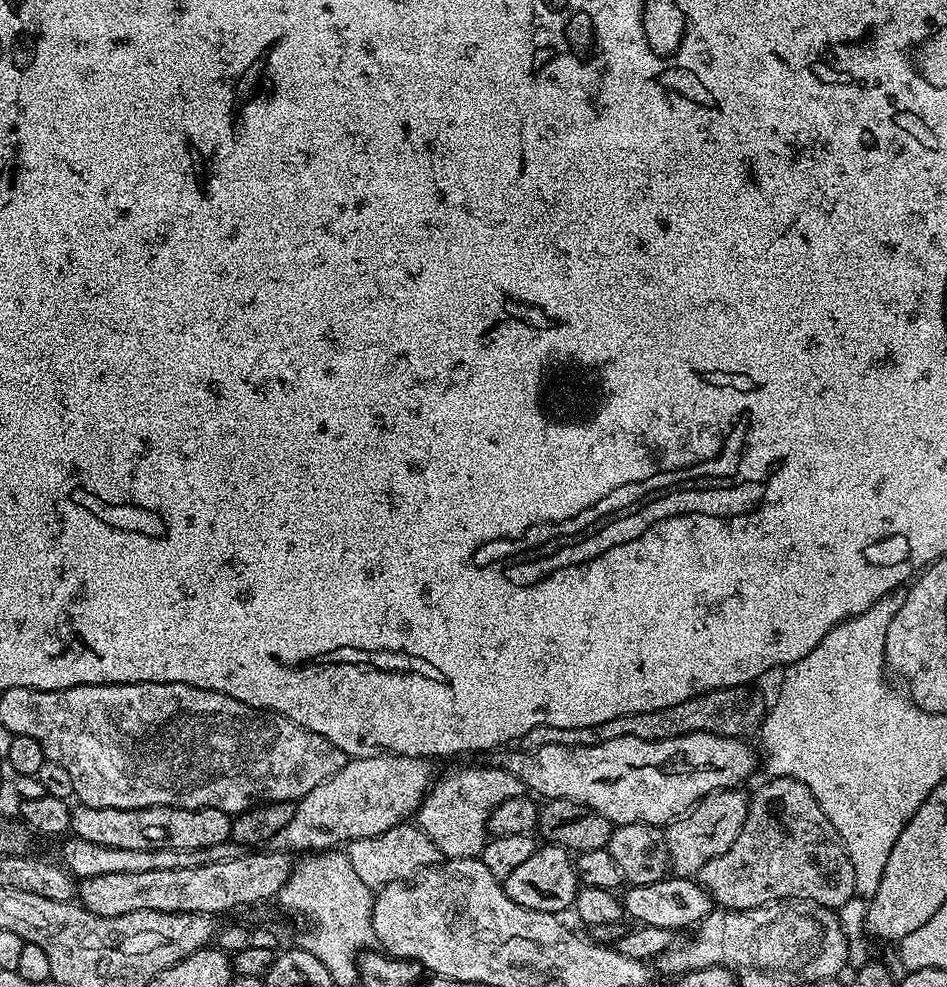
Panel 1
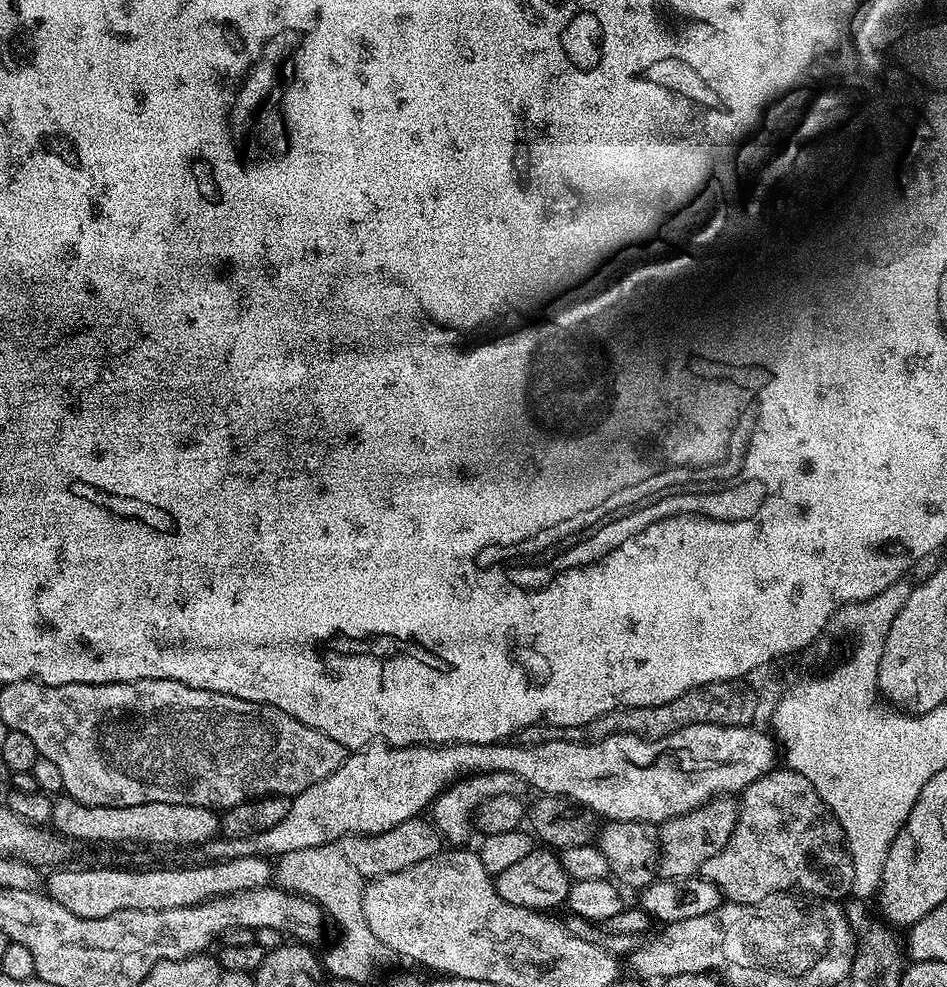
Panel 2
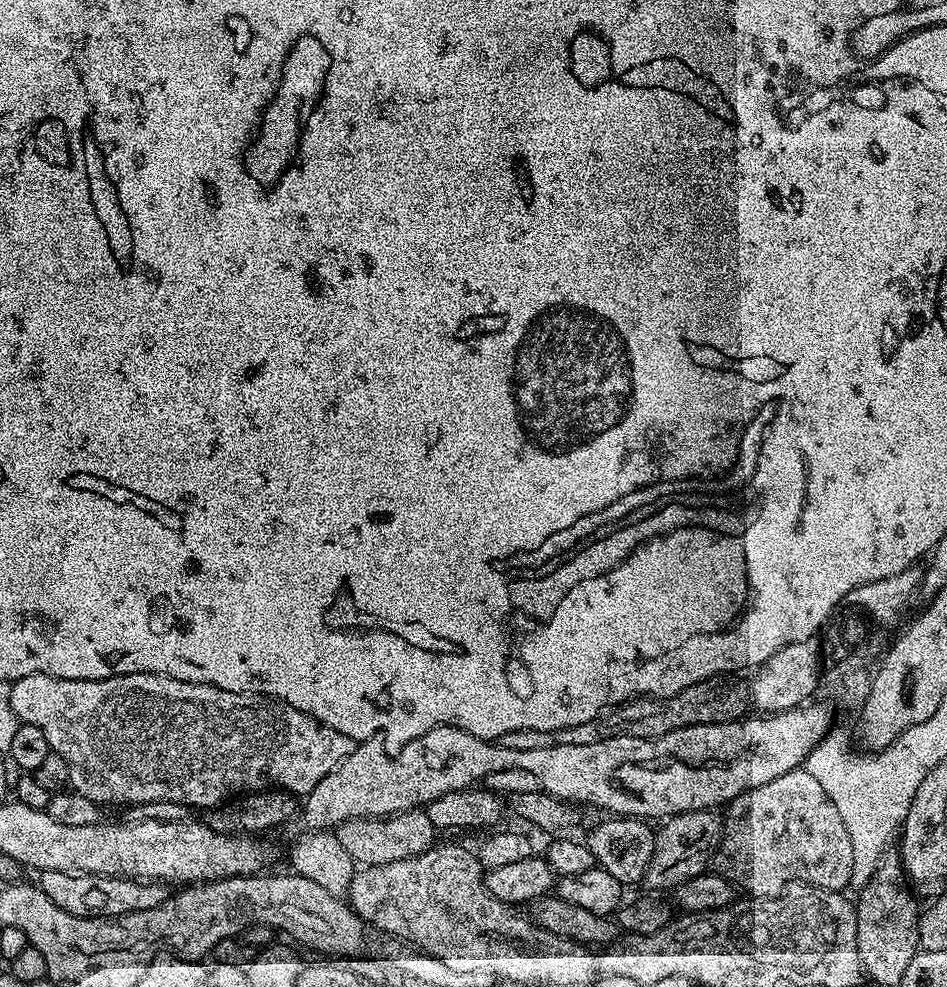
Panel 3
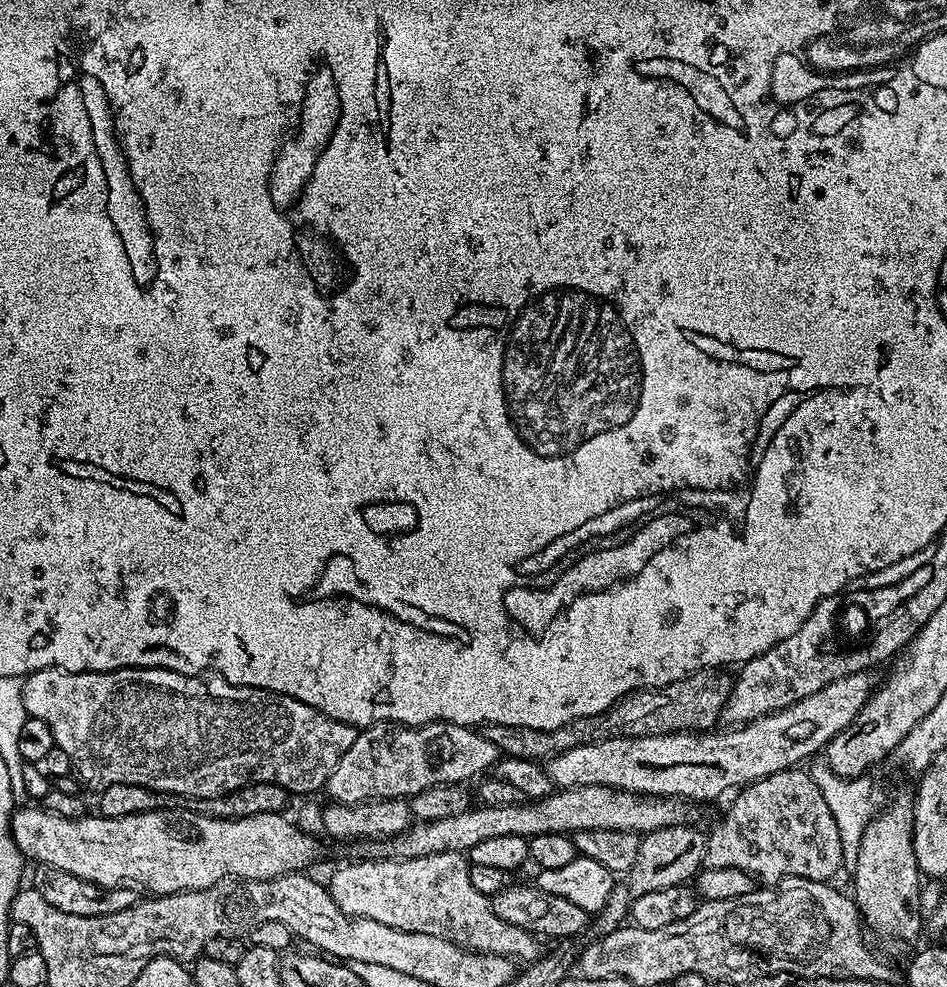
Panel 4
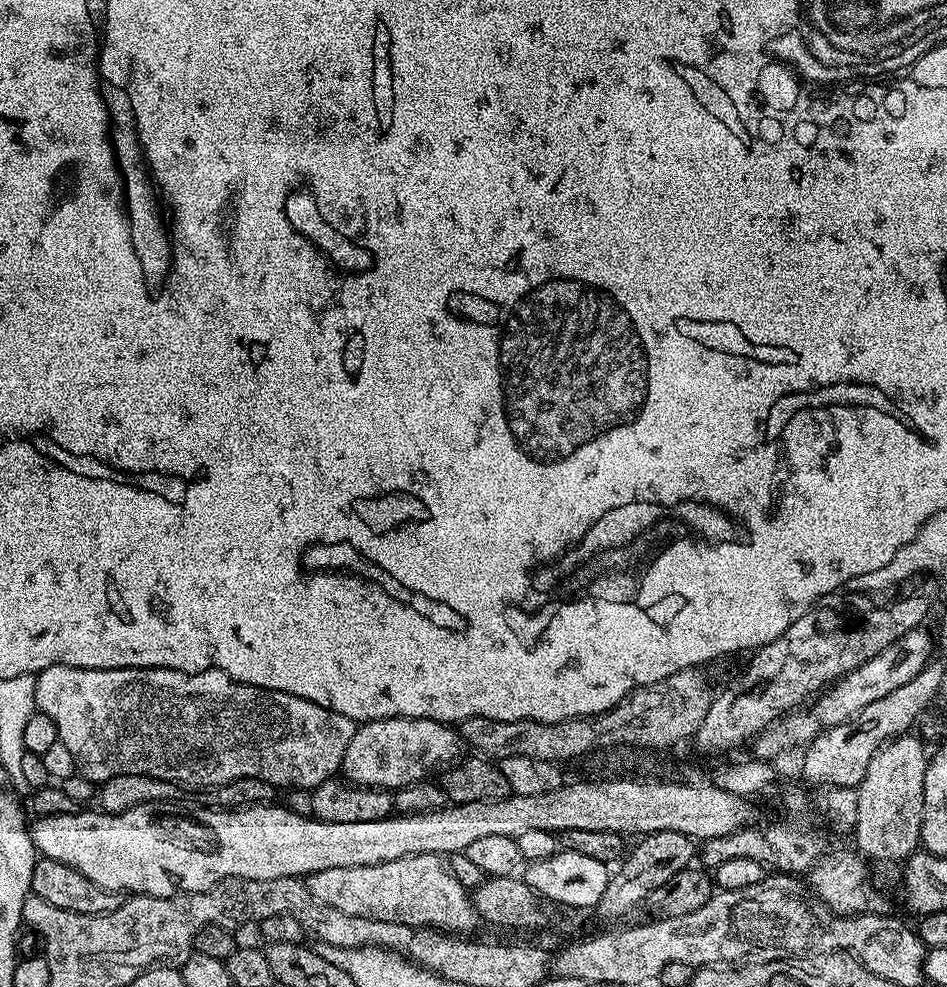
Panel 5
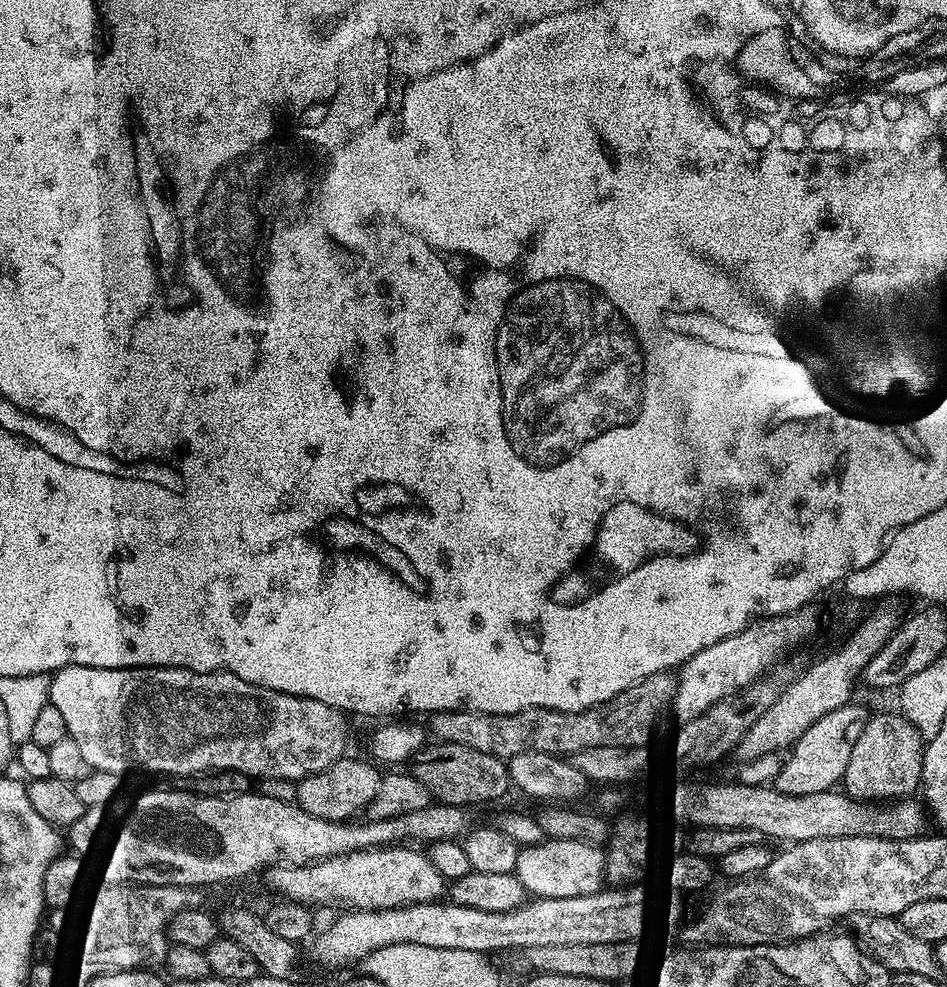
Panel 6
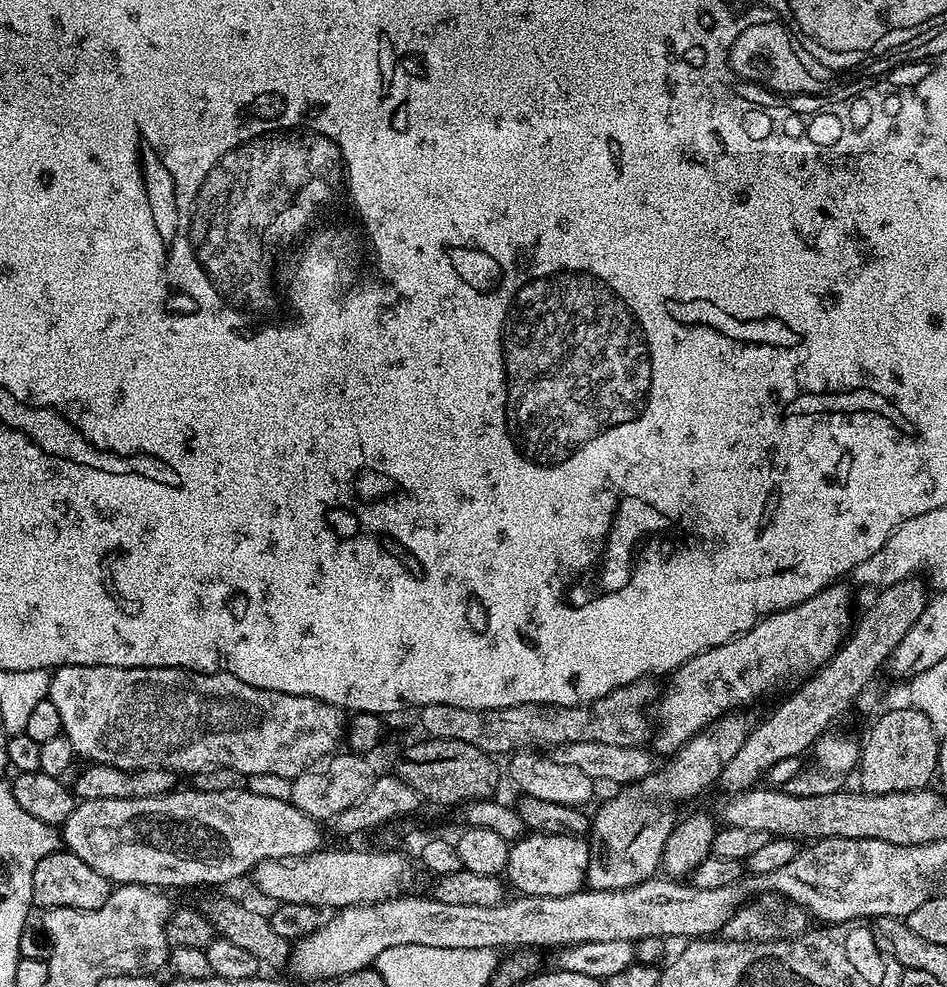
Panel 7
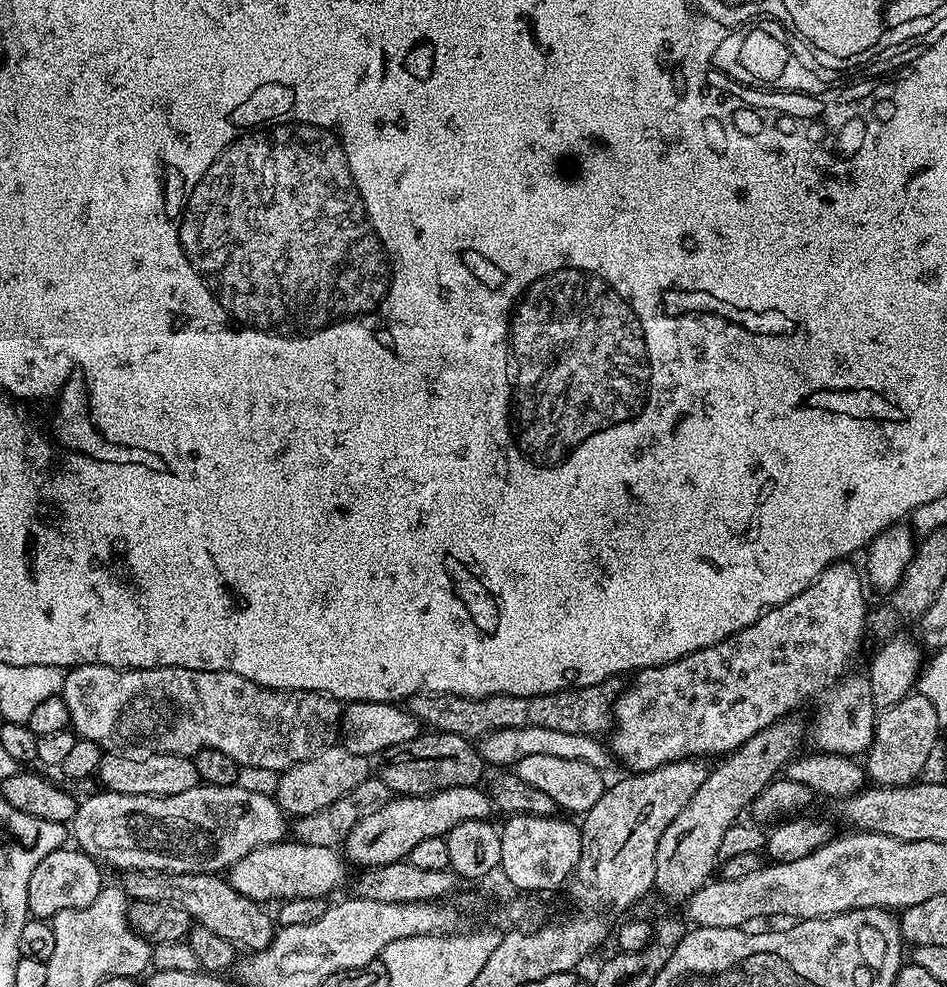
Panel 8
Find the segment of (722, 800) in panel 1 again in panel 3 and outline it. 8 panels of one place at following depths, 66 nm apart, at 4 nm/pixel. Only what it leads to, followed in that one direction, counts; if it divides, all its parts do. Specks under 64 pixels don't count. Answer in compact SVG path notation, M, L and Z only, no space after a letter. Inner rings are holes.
M704 809L671 816L661 824L655 831L654 854L643 883L654 890L672 890L683 881L707 871L723 836L723 819L719 813Z

